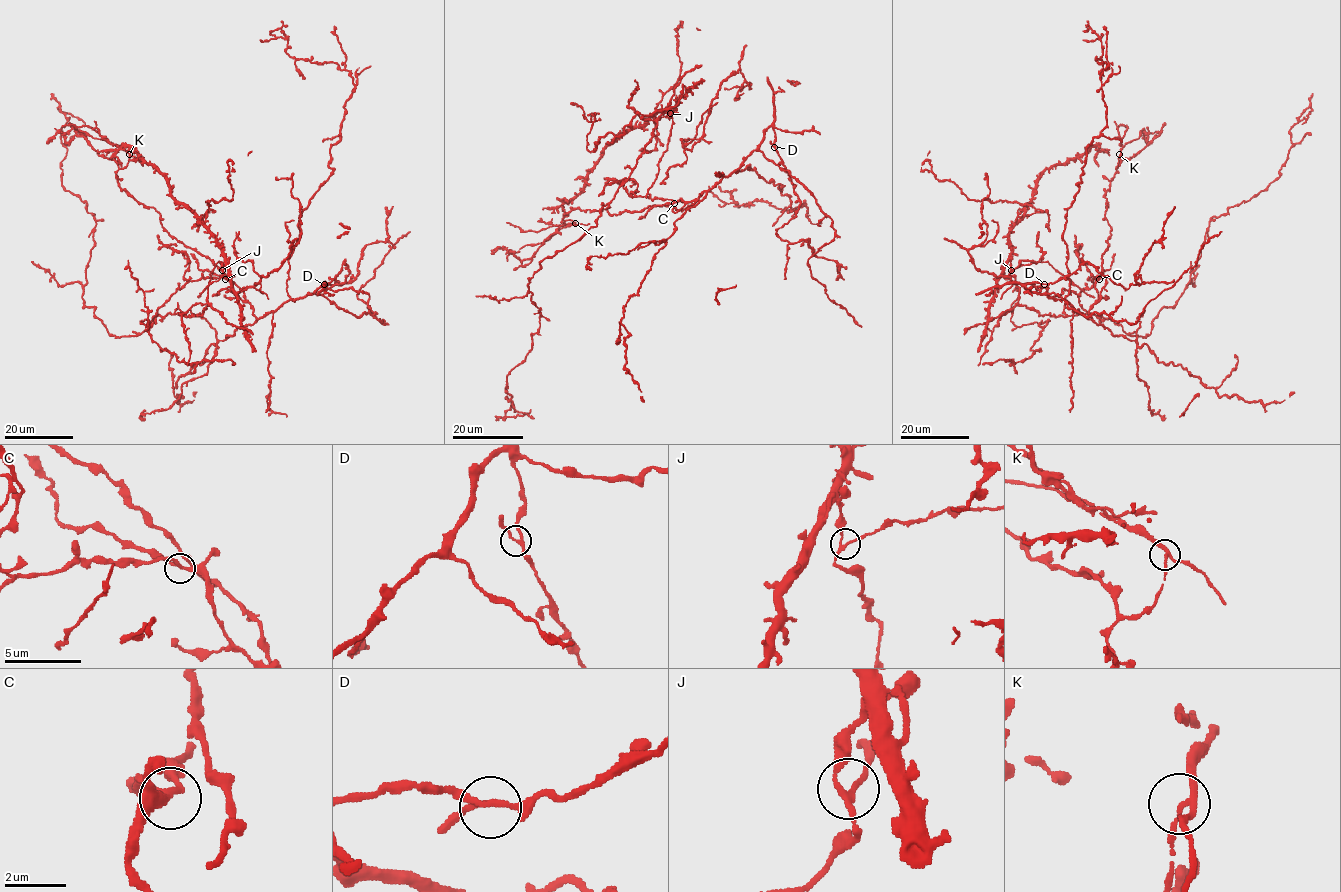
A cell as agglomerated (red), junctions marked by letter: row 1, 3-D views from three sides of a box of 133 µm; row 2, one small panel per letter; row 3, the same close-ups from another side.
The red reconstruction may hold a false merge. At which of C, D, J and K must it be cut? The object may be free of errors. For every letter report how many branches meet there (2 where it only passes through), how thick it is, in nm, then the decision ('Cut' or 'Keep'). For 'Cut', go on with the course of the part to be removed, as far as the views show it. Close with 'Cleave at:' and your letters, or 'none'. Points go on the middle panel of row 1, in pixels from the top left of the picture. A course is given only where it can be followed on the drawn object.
C: Branches: 3. Thickness 200 nm. Keep
D: Branches: 3. Thickness 180 nm. Keep
J: Branches: 3. Thickness 170 nm. Keep
K: Branches: 3. Thickness 170 nm. Cut. Course of the part to remove: (575, 223), (522, 231), (506, 222)
Cleave at: K

